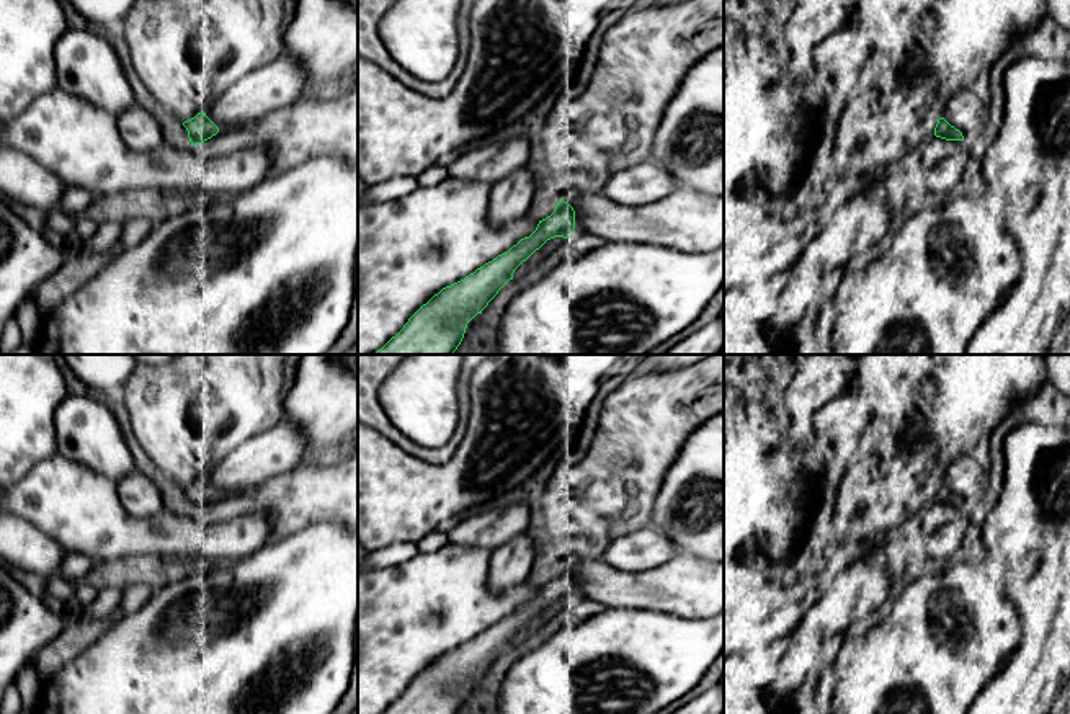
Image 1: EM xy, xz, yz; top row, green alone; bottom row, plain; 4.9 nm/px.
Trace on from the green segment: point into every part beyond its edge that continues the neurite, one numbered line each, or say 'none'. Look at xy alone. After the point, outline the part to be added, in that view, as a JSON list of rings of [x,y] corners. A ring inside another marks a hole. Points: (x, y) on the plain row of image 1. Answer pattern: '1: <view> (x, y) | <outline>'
1: xy (281, 448) | [[[283,418],[229,453],[204,479],[219,495],[245,493],[294,471],[305,457],[305,435],[292,420]]]

